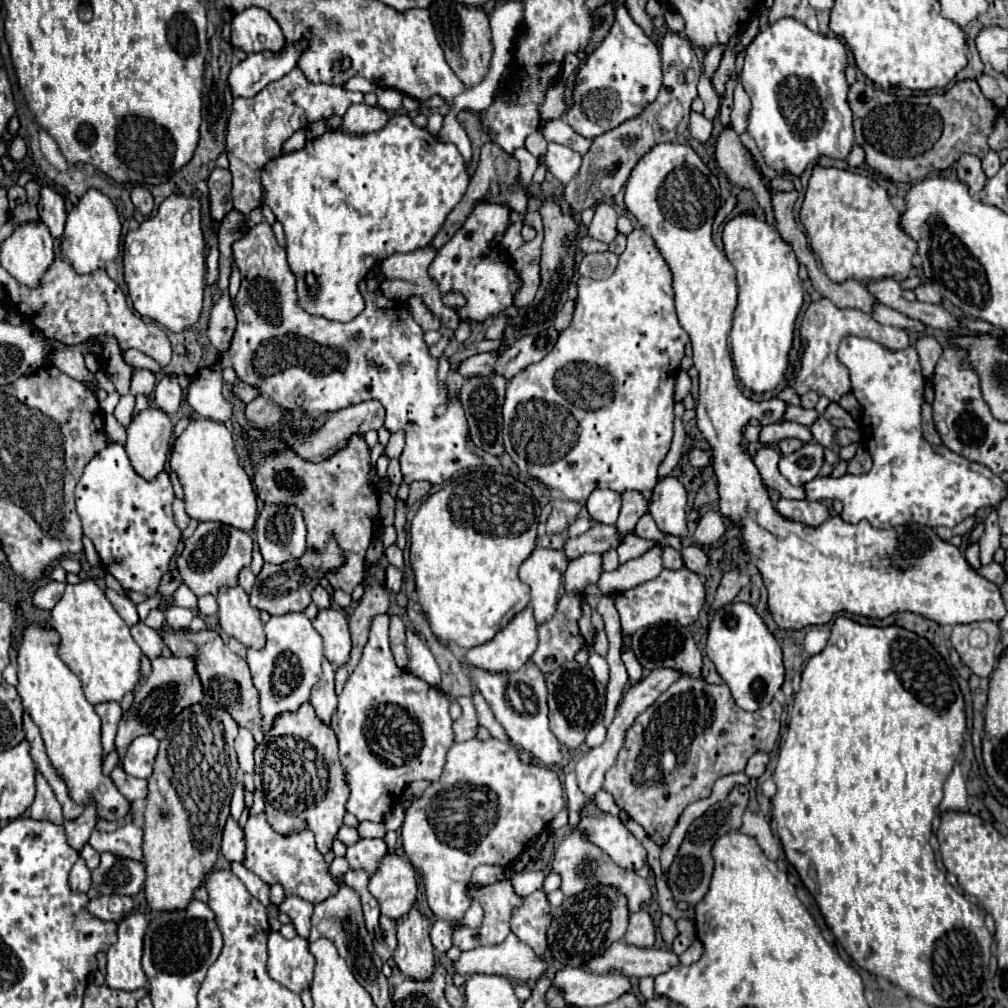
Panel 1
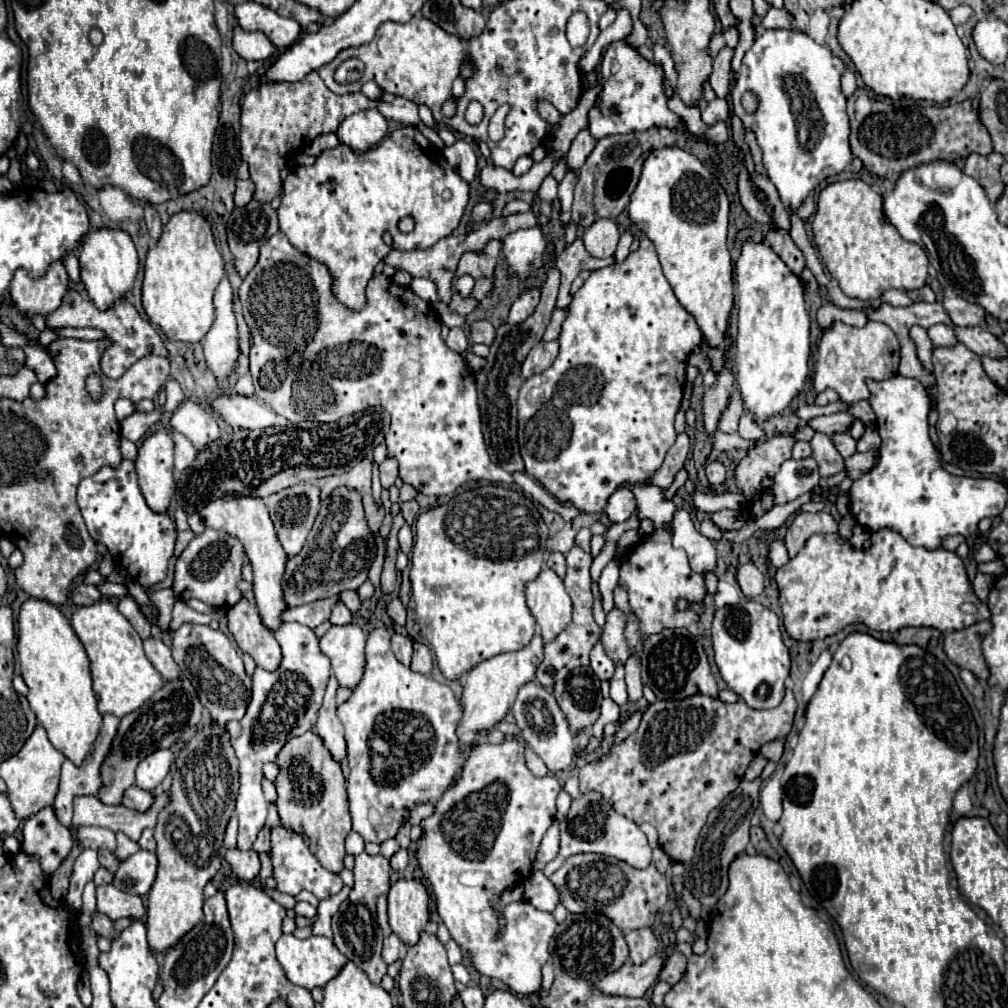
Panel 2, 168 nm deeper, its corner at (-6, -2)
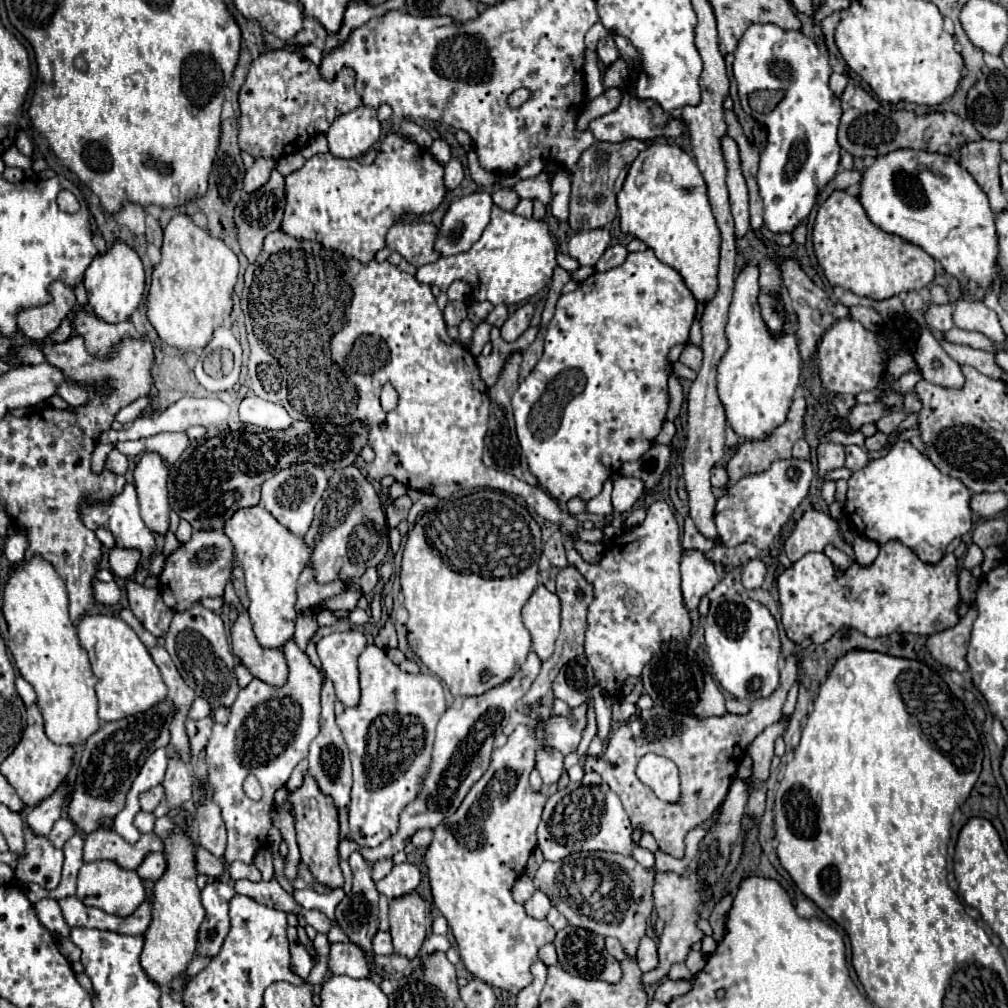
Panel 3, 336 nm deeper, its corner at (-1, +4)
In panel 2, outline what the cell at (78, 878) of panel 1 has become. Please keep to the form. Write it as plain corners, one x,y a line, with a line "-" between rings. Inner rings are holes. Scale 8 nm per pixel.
83,849
81,855
75,859
73,865
73,873
71,873
71,885
69,885
69,893
65,897
65,901
69,903
71,911
79,911
81,907
81,893
83,887
93,881
95,871
99,869
99,859
97,859
97,851
93,849

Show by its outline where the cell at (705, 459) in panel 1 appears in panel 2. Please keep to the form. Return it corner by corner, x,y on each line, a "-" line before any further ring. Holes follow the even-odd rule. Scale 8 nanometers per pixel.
709,461
705,463
705,475
711,485
721,485
725,481
725,465
719,461

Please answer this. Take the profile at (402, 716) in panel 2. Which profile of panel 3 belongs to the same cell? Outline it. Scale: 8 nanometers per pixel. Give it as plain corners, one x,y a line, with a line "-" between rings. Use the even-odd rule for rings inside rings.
366,645
364,653
358,659
360,667
360,705
356,709
344,709
344,713
336,719
344,741
350,749
350,761
354,771
354,785
352,785
352,801
350,801
350,835
358,847
378,847
384,839
396,833
396,821
404,805
416,797
420,791
420,777
428,771
432,761
432,741
434,729
442,713
446,711
446,699
442,683
432,675
410,675
400,671
394,665
386,651
378,649
376,645

